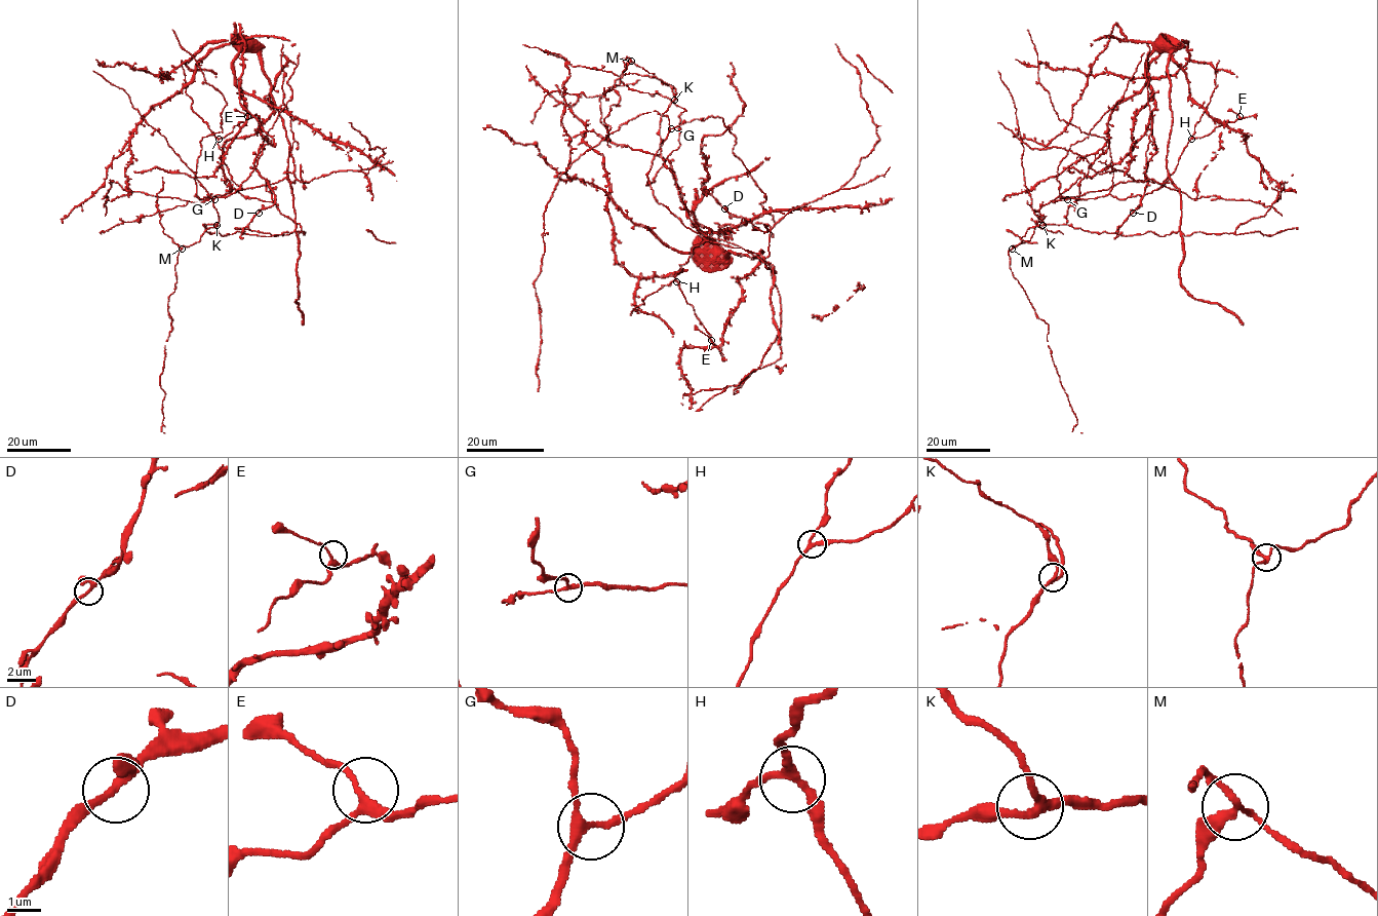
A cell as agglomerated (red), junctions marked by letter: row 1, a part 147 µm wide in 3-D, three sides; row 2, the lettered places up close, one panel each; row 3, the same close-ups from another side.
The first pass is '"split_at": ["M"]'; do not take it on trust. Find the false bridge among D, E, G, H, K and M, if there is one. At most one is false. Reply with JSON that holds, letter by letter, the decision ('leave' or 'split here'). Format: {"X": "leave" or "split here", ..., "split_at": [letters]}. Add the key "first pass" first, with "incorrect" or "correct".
{"first pass": "correct", "D": "leave", "E": "leave", "G": "leave", "H": "leave", "K": "leave", "M": "split here", "split_at": ["M"]}

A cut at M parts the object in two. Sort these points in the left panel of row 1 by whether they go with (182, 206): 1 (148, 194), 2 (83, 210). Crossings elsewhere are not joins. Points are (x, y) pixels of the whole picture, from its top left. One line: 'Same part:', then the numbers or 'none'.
Same part: none

